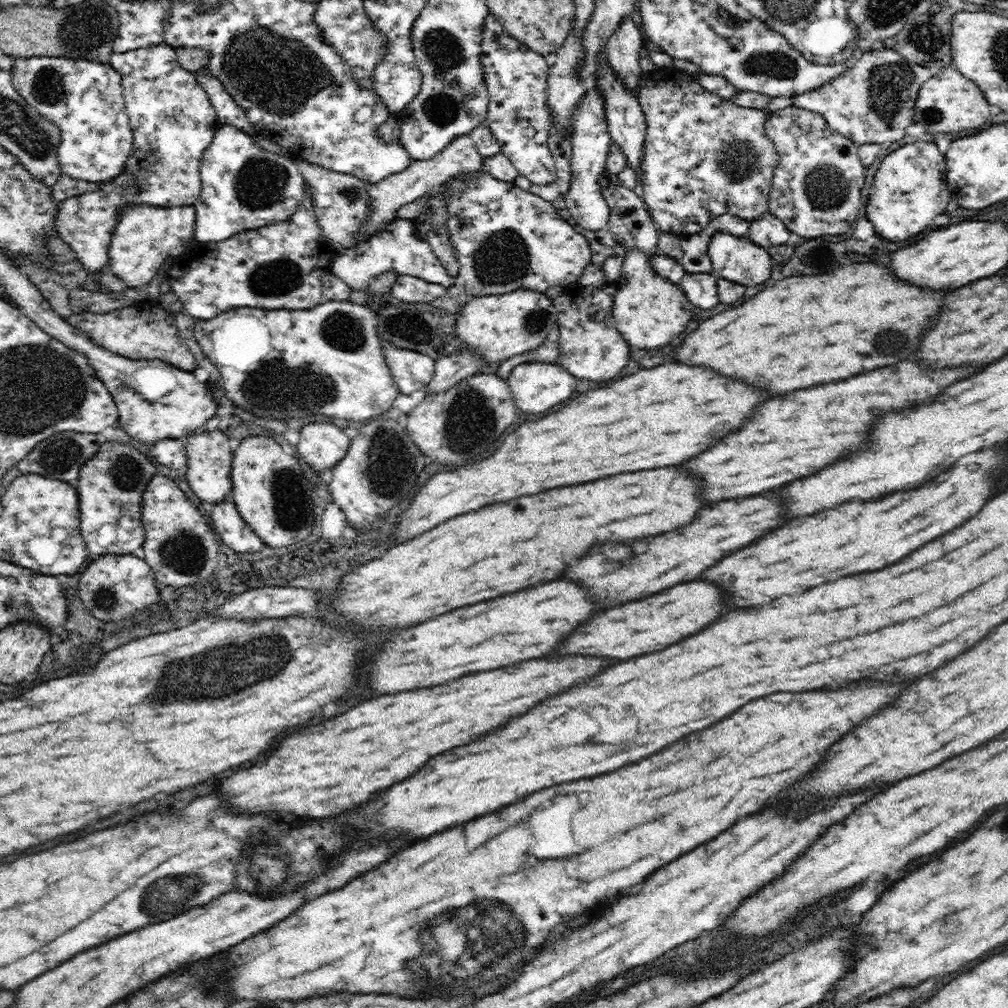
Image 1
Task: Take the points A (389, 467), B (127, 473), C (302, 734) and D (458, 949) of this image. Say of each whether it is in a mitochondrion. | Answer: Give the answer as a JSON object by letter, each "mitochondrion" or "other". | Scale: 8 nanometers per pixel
{"A":"mitochondrion","B":"mitochondrion","C":"other","D":"mitochondrion"}

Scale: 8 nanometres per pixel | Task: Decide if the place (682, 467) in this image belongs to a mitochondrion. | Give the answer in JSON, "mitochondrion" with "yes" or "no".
{"mitochondrion":"no"}

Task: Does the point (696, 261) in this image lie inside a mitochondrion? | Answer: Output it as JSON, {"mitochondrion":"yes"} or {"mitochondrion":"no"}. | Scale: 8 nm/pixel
{"mitochondrion":"no"}

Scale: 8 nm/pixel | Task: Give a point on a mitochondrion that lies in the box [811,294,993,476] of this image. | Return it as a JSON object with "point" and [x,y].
{"point":[889,343]}

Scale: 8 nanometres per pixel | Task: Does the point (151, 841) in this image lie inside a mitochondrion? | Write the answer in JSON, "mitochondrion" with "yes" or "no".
{"mitochondrion":"no"}

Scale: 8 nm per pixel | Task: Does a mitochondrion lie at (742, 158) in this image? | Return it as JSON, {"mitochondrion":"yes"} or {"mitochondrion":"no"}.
{"mitochondrion":"yes"}

